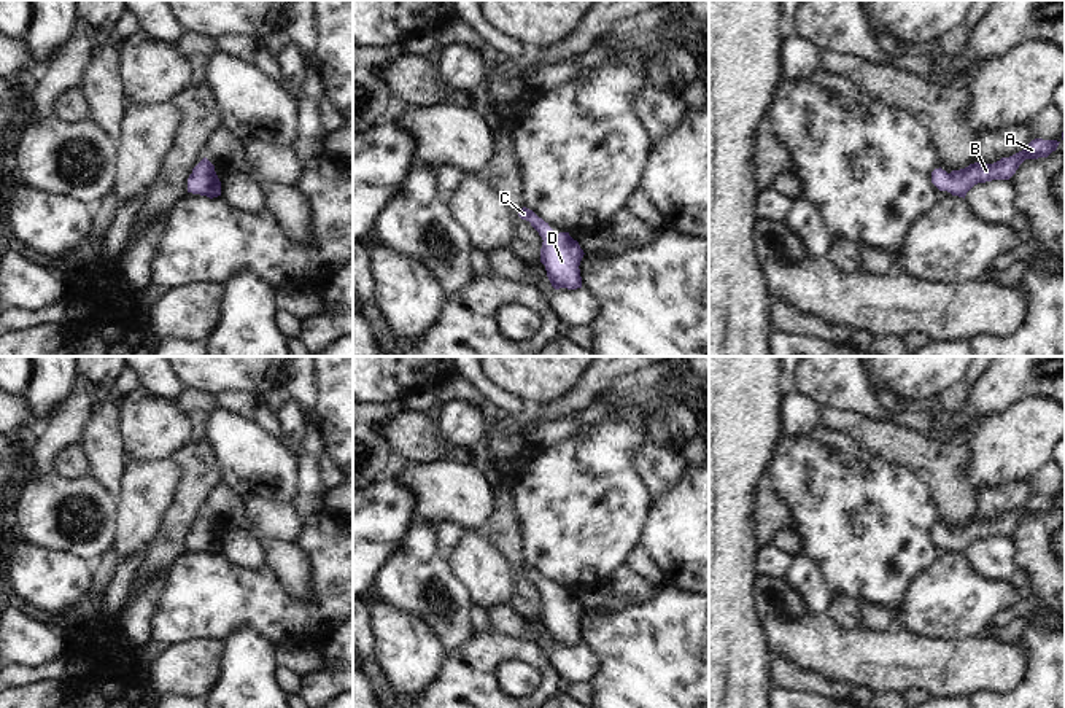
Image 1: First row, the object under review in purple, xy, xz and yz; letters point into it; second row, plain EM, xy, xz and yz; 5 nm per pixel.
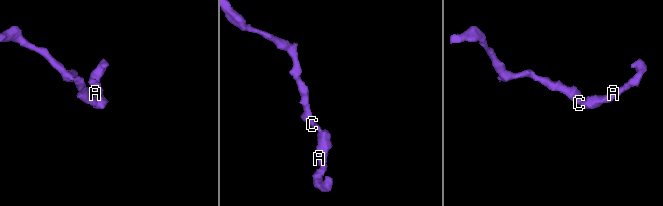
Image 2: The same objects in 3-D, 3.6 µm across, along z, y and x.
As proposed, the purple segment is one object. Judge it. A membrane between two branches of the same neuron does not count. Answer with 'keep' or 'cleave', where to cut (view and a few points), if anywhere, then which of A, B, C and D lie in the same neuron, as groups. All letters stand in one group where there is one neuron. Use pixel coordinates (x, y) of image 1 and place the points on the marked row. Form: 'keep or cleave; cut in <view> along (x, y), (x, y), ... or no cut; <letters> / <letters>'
keep; no cut; A B C D

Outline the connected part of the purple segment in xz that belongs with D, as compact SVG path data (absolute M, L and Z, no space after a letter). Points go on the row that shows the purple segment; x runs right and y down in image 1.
M526 207L518 210L518 216L529 221L544 240L540 248L540 263L545 266L552 286L555 290L582 288L579 266L585 253L579 242L574 240L569 232L555 234L548 223Z

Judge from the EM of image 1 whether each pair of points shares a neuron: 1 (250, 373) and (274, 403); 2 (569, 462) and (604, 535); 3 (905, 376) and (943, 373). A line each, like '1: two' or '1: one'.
1: two
2: one
3: one

